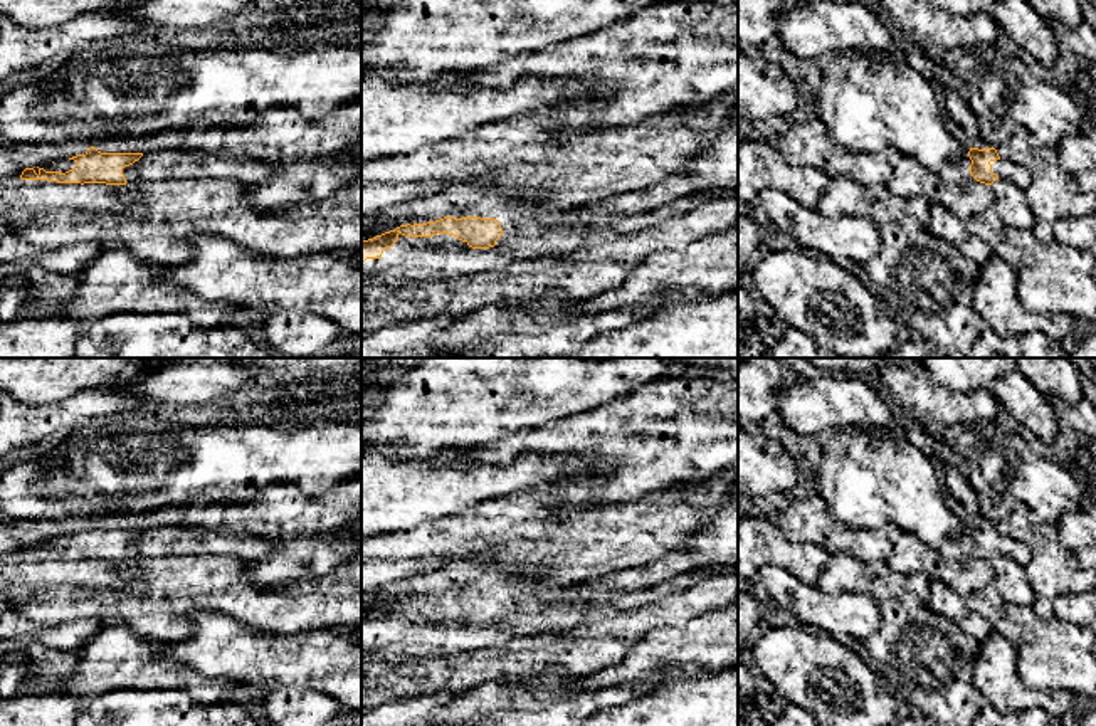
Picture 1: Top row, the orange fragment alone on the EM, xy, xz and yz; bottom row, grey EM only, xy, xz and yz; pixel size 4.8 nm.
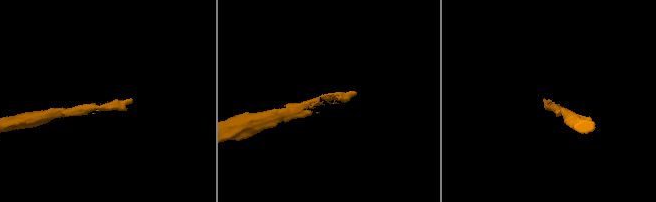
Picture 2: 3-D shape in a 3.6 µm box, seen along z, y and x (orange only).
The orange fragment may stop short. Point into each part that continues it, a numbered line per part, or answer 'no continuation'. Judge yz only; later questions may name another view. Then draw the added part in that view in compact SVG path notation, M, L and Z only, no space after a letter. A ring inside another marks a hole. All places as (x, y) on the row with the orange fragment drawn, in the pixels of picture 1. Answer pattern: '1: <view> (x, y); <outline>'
1: yz (1004, 168); M1007 158L990 161L990 165L992 165L992 171L999 178L1005 178L1005 180L1015 183L1022 190L1025 190L1032 182L1032 175L1022 165L1017 165Z

